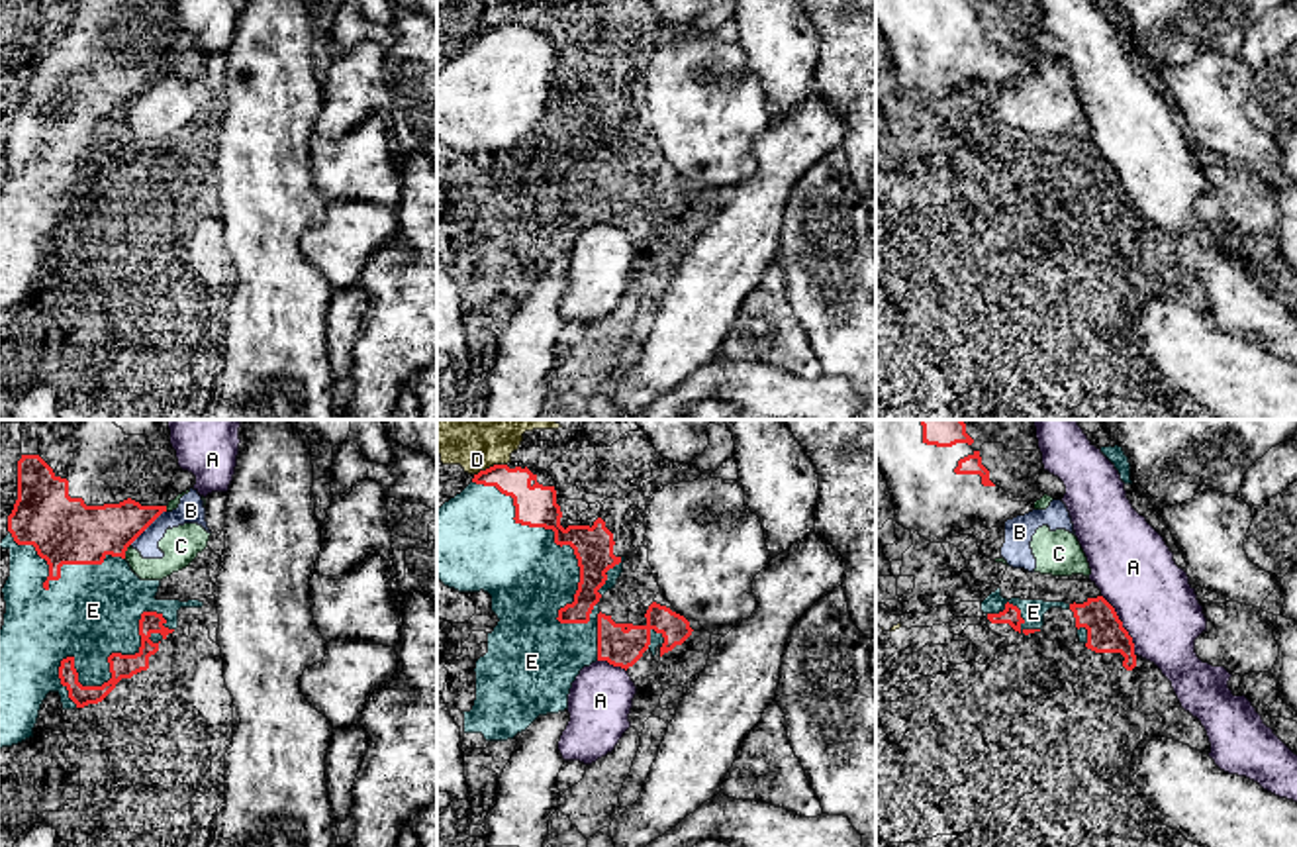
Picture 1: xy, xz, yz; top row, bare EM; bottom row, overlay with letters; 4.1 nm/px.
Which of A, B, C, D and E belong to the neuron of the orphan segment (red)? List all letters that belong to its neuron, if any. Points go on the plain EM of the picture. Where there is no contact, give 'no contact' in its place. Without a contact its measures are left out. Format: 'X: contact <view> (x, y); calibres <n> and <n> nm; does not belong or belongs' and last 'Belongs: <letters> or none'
A: contact yz (1121, 187); calibres 160 and 340 nm; does not belong
B: contact xy (147, 87); calibres 220 and 110 nm; does not belong
C: contact xy (126, 110); calibres 260 and 160 nm; does not belong
D: contact xz (490, 28); calibres 170 and 140 nm; does not belong
E: contact xz (561, 106); calibres 170 and 360 nm; belongs
Belongs: E

